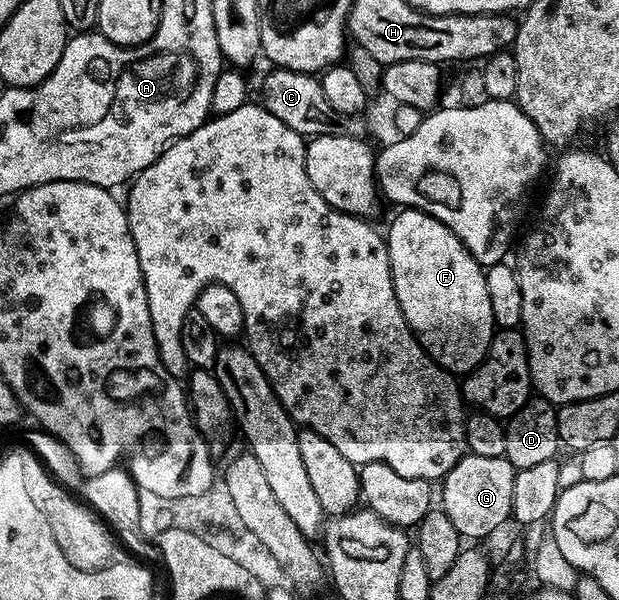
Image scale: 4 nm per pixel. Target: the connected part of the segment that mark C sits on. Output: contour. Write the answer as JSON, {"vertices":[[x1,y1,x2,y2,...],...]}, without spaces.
{"vertices":[[276,67,268,70,270,73,261,81,260,104,264,105,275,119,280,119,291,127,291,131,301,134,306,139,331,135,343,135,344,137,364,138,365,125,360,116,345,117,342,113,334,113,331,103,323,96,323,87,320,80,312,73,300,73,290,69]]}

